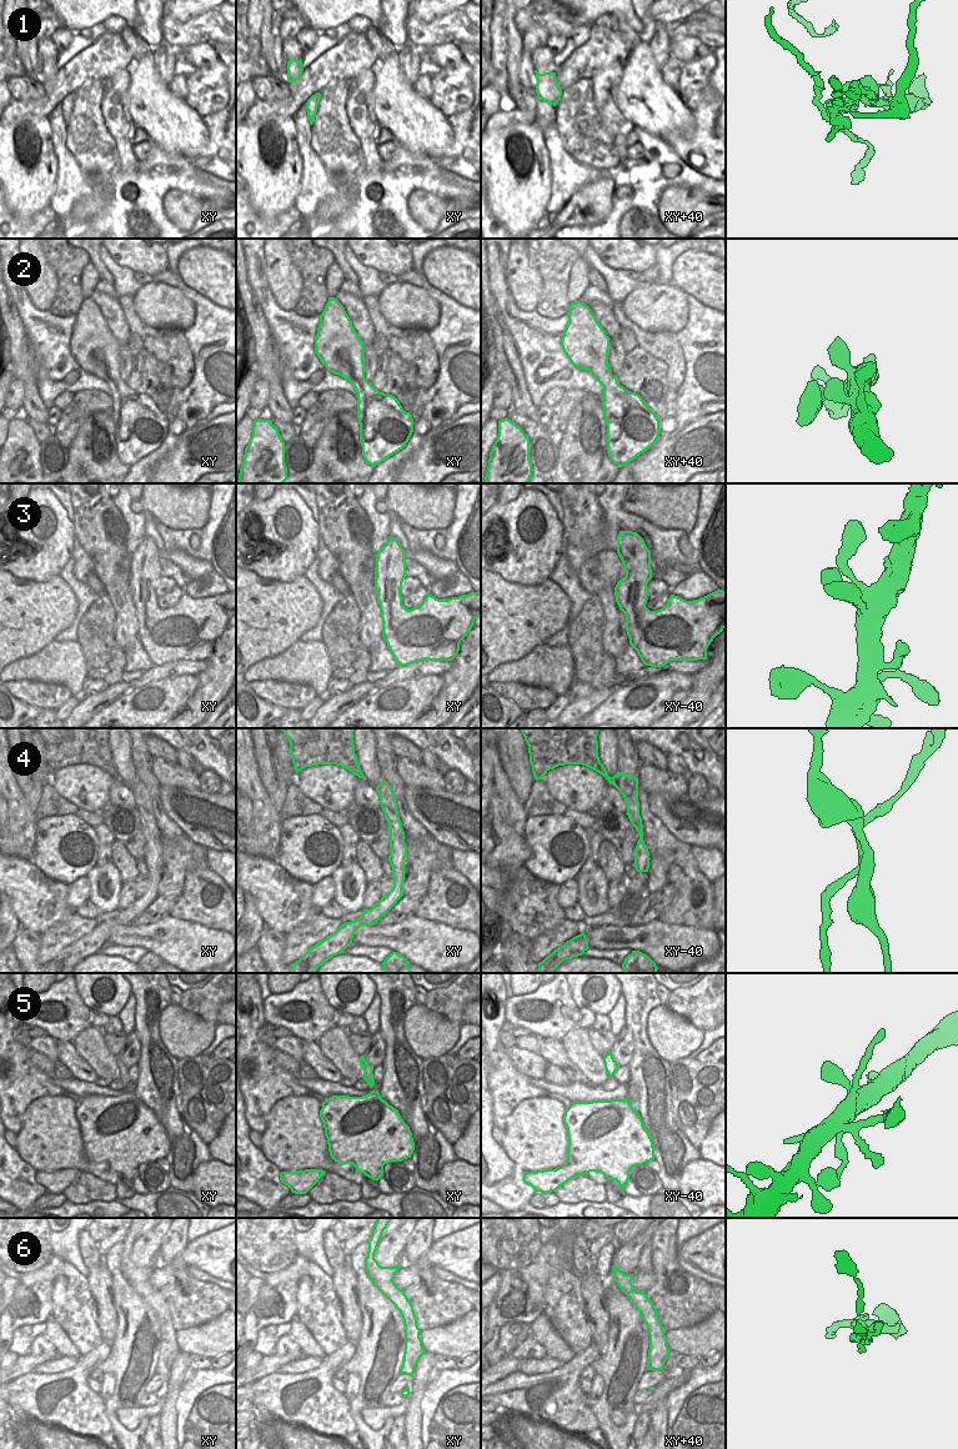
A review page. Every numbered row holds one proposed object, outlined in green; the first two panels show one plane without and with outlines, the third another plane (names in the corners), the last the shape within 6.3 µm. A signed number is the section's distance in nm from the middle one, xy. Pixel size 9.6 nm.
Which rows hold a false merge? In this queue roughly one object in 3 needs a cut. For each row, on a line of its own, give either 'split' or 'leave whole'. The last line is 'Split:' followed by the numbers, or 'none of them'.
1: split
2: leave whole
3: leave whole
4: split
5: leave whole
6: split
Split: 1, 4, 6

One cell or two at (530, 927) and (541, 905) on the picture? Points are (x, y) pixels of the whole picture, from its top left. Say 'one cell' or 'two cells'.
one cell

